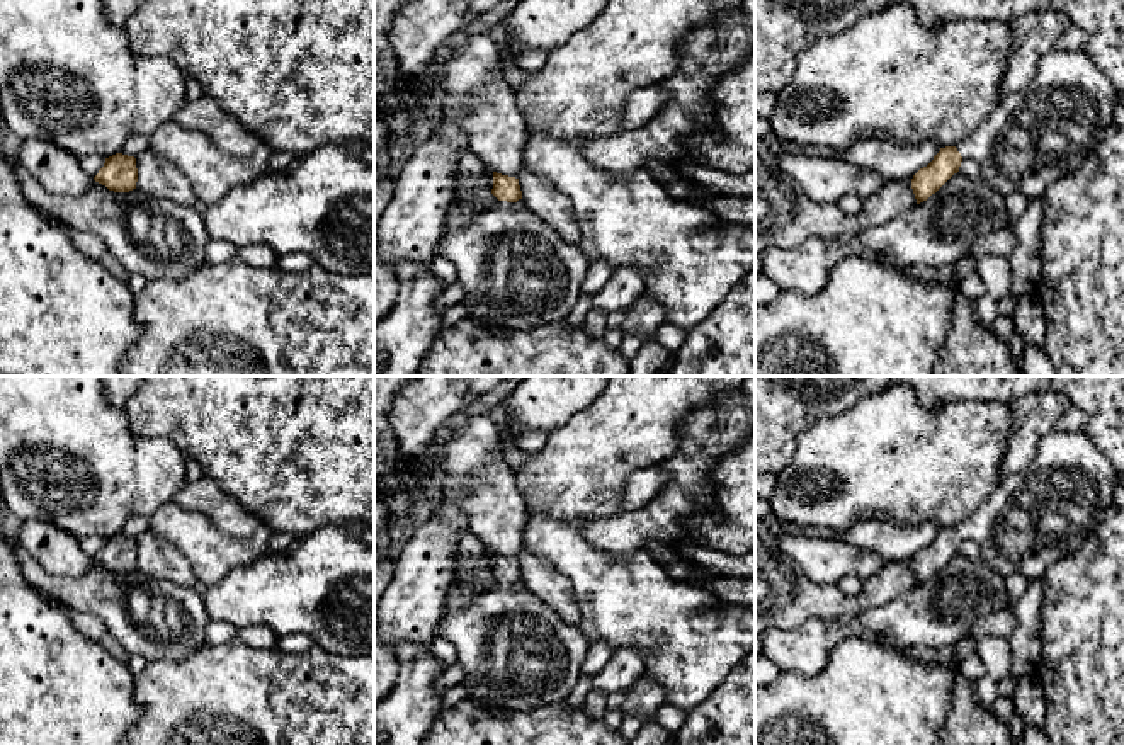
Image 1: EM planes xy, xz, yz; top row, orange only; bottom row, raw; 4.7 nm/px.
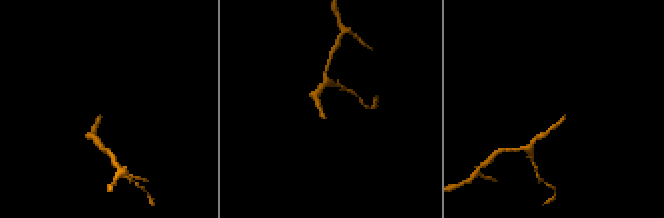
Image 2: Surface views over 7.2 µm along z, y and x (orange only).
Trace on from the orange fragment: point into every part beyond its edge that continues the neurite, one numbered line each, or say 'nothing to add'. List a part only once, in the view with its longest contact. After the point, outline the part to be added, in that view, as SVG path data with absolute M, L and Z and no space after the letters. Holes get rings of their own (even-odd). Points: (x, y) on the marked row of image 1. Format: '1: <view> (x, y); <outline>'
1: xz (517, 272); M507 201L476 213L457 231L446 233L437 253L457 269L466 318L520 332L568 318L592 265L578 243L566 242L531 209L515 209L514 202Z

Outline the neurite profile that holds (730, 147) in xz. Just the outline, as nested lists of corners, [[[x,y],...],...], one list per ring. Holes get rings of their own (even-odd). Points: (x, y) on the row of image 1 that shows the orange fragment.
[[[755,49],[716,82],[711,99],[716,126],[684,136],[687,156],[672,163],[675,173],[684,165],[755,173]]]

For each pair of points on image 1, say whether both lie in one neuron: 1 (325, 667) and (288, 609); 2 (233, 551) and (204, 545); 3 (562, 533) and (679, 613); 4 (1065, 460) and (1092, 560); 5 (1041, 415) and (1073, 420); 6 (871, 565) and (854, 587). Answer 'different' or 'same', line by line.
1: different
2: same
3: same
4: different
5: different
6: different

